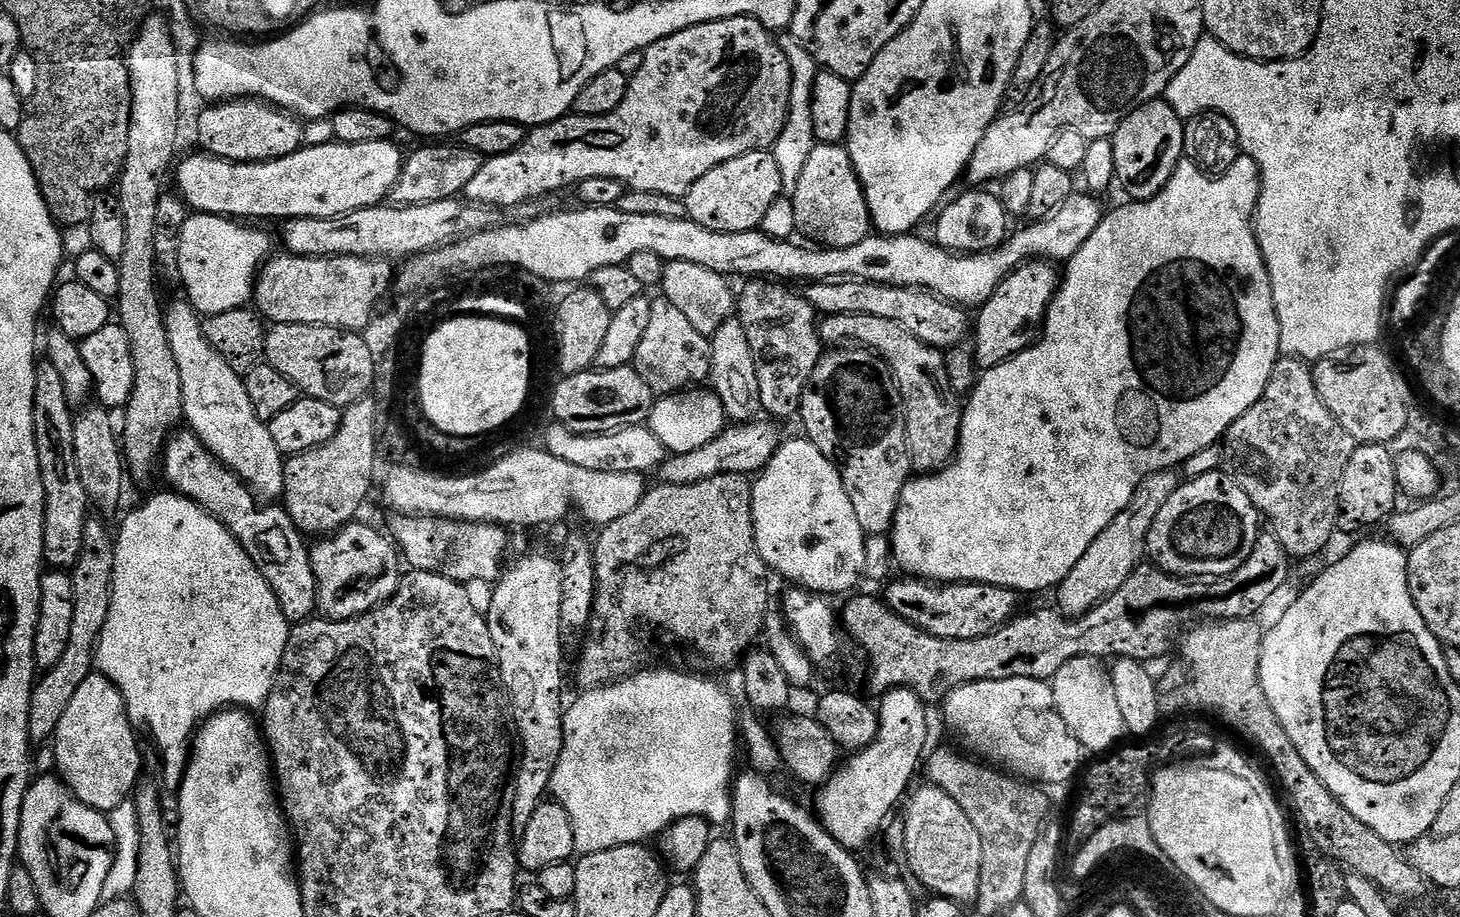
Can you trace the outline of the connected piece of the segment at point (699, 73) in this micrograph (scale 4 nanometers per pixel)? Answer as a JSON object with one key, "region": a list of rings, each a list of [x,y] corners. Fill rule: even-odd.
{"region":[[[735,16],[729,20],[711,20],[705,24],[695,24],[686,30],[678,30],[678,34],[670,34],[658,42],[654,42],[649,48],[644,49],[645,61],[638,74],[631,76],[626,90],[626,98],[618,110],[614,110],[605,116],[577,116],[569,114],[552,120],[549,124],[541,124],[533,127],[525,135],[522,146],[510,154],[501,156],[489,156],[484,164],[474,174],[470,186],[466,186],[463,195],[476,204],[490,204],[501,210],[514,208],[518,204],[524,204],[527,200],[536,200],[539,196],[548,196],[551,192],[560,192],[563,188],[571,189],[581,184],[586,178],[614,178],[622,181],[633,192],[657,192],[667,196],[678,196],[683,198],[702,178],[702,174],[710,174],[714,166],[722,162],[730,162],[730,158],[738,158],[742,154],[751,152],[763,152],[771,149],[778,142],[778,134],[786,126],[788,107],[790,106],[790,90],[792,89],[792,71],[786,54],[780,48],[779,39],[763,24],[757,22],[754,16]]]}

